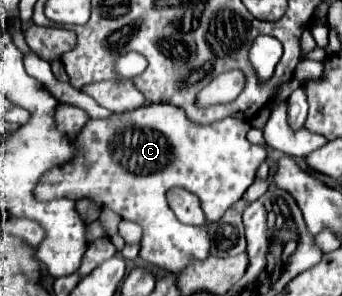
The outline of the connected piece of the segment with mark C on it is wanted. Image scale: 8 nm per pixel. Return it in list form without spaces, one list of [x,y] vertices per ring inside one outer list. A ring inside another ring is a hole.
[[[145,104],[135,112],[113,114],[105,120],[91,120],[83,132],[77,134],[75,144],[81,148],[81,154],[63,168],[55,172],[47,172],[35,188],[35,198],[39,200],[53,200],[53,198],[93,198],[95,202],[109,206],[121,218],[137,222],[143,228],[145,243],[142,243],[140,256],[145,262],[165,268],[167,272],[183,270],[191,260],[205,260],[209,256],[209,236],[207,228],[195,228],[181,224],[173,210],[169,208],[165,194],[167,190],[181,186],[201,198],[201,208],[207,216],[207,222],[219,220],[223,212],[235,204],[243,192],[255,182],[255,172],[259,164],[267,158],[267,150],[263,144],[251,144],[247,140],[251,124],[239,118],[223,118],[211,124],[197,124],[187,118],[187,114],[169,104]]]

